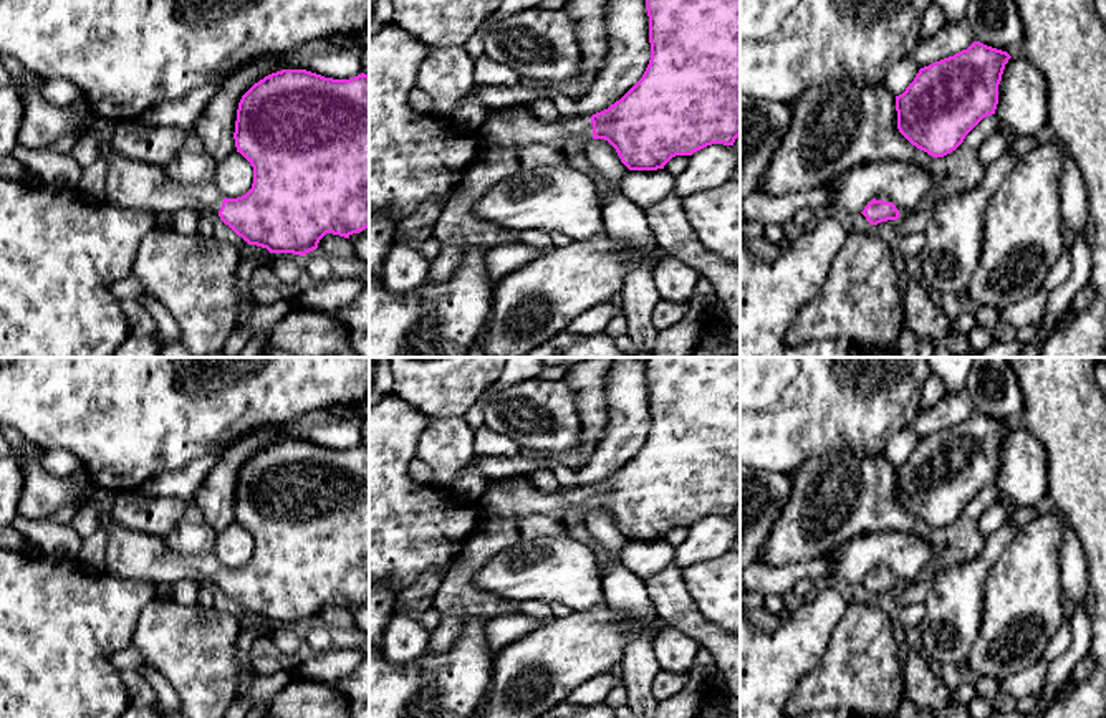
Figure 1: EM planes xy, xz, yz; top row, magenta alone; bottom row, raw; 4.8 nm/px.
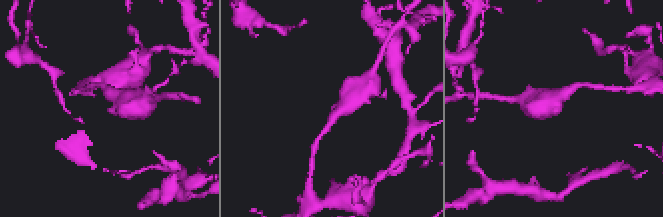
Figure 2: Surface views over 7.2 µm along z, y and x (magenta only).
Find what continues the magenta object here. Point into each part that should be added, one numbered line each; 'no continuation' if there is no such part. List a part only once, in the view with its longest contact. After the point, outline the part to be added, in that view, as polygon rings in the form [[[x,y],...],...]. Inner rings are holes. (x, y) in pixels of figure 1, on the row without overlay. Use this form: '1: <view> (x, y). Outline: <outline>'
1: xz (512, 498). Outline: [[[507,476],[487,485],[480,506],[487,521],[518,523],[525,516],[545,515],[570,526],[581,523],[593,511],[593,493],[586,486],[543,493],[528,476]]]

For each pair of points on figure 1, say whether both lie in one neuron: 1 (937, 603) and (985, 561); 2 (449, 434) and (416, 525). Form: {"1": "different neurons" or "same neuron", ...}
{"1": "same neuron", "2": "different neurons"}

